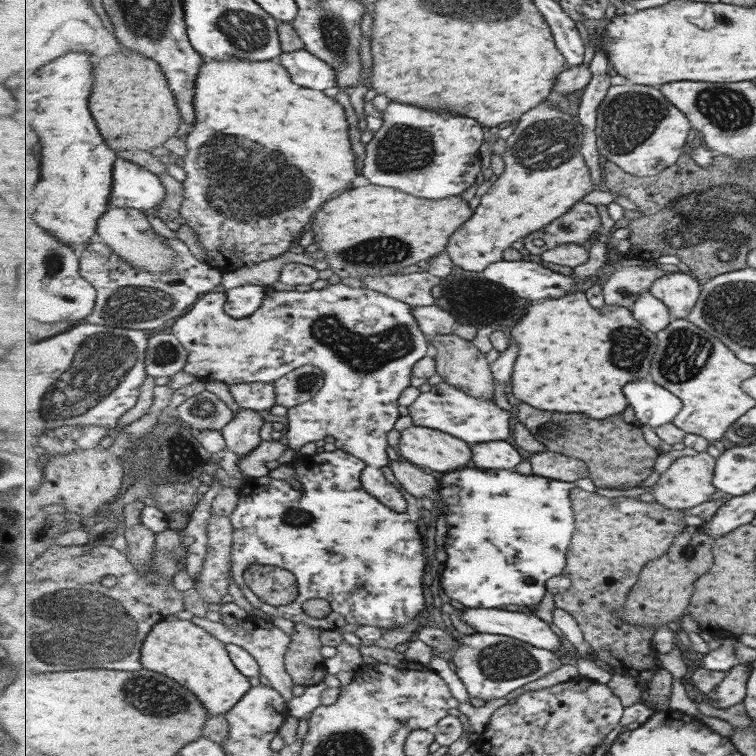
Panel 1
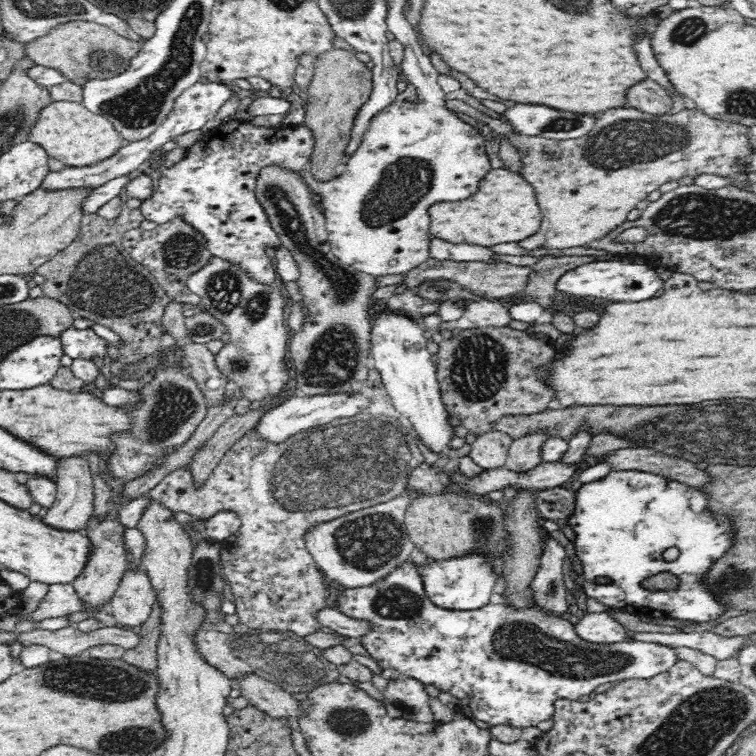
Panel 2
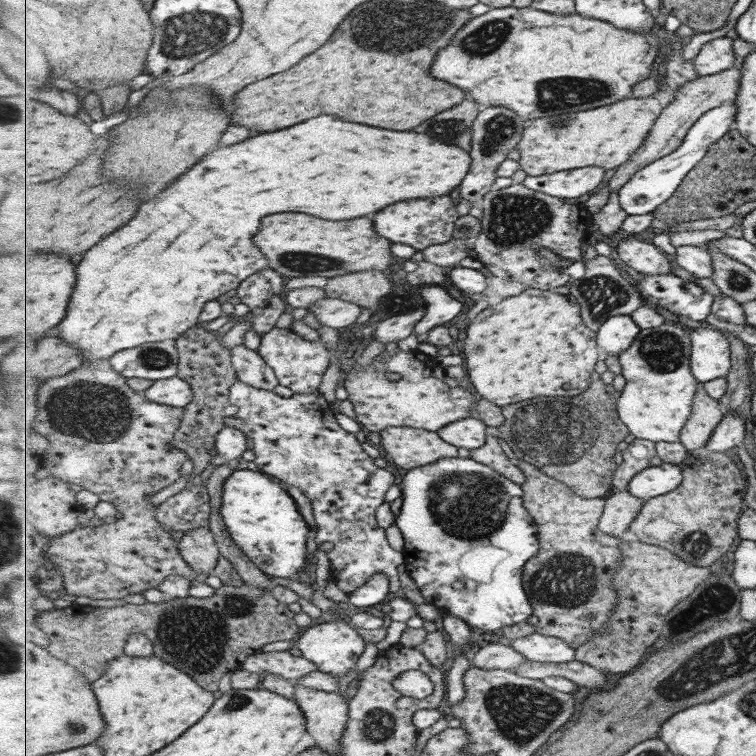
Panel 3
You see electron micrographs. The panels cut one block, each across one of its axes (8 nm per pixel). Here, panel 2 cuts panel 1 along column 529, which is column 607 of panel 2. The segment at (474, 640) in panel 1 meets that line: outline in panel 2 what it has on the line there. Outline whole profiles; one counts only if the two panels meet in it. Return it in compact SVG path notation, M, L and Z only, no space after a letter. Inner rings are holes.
M414 563L402 564L396 572L390 572L390 576L386 576L386 580L380 580L371 587L345 589L334 582L330 583L332 583L332 586L337 587L338 594L334 598L337 599L337 609L340 612L352 618L369 620L375 624L372 632L368 632L366 636L362 636L361 644L369 653L369 656L381 667L382 671L380 674L383 678L391 680L392 678L398 677L412 677L424 685L432 684L440 691L448 692L452 696L455 696L460 701L460 710L463 711L466 717L471 720L482 720L488 725L488 728L500 724L509 724L520 729L536 727L540 722L544 722L544 720L548 720L548 718L553 718L555 714L555 700L557 698L564 697L570 700L578 700L578 698L582 698L582 696L588 697L589 694L592 694L594 690L602 686L602 684L606 684L606 682L628 679L652 679L656 675L670 671L671 668L679 662L679 655L675 648L647 641L633 640L631 638L613 644L596 644L591 641L586 641L576 633L575 626L567 620L567 617L548 616L546 613L542 613L542 611L538 610L538 608L531 607L518 610L504 605L504 603L497 599L476 610L449 611L448 609L440 608L428 598Z

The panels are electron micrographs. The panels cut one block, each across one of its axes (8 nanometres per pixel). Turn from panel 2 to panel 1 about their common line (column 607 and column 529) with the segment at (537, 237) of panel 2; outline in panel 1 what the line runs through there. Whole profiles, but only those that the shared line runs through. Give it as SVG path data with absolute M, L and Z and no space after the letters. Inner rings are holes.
M554 98L538 104L521 116L513 133L508 137L507 151L502 155L506 163L505 171L497 176L497 180L481 197L474 215L464 224L464 228L451 236L449 248L445 252L454 264L461 268L467 266L467 270L471 272L483 272L489 264L503 260L503 252L513 246L513 242L522 241L531 232L549 227L551 222L567 214L574 204L591 194L597 187L593 184L593 174L582 156L583 139L585 126L580 118L559 110L555 106Z

